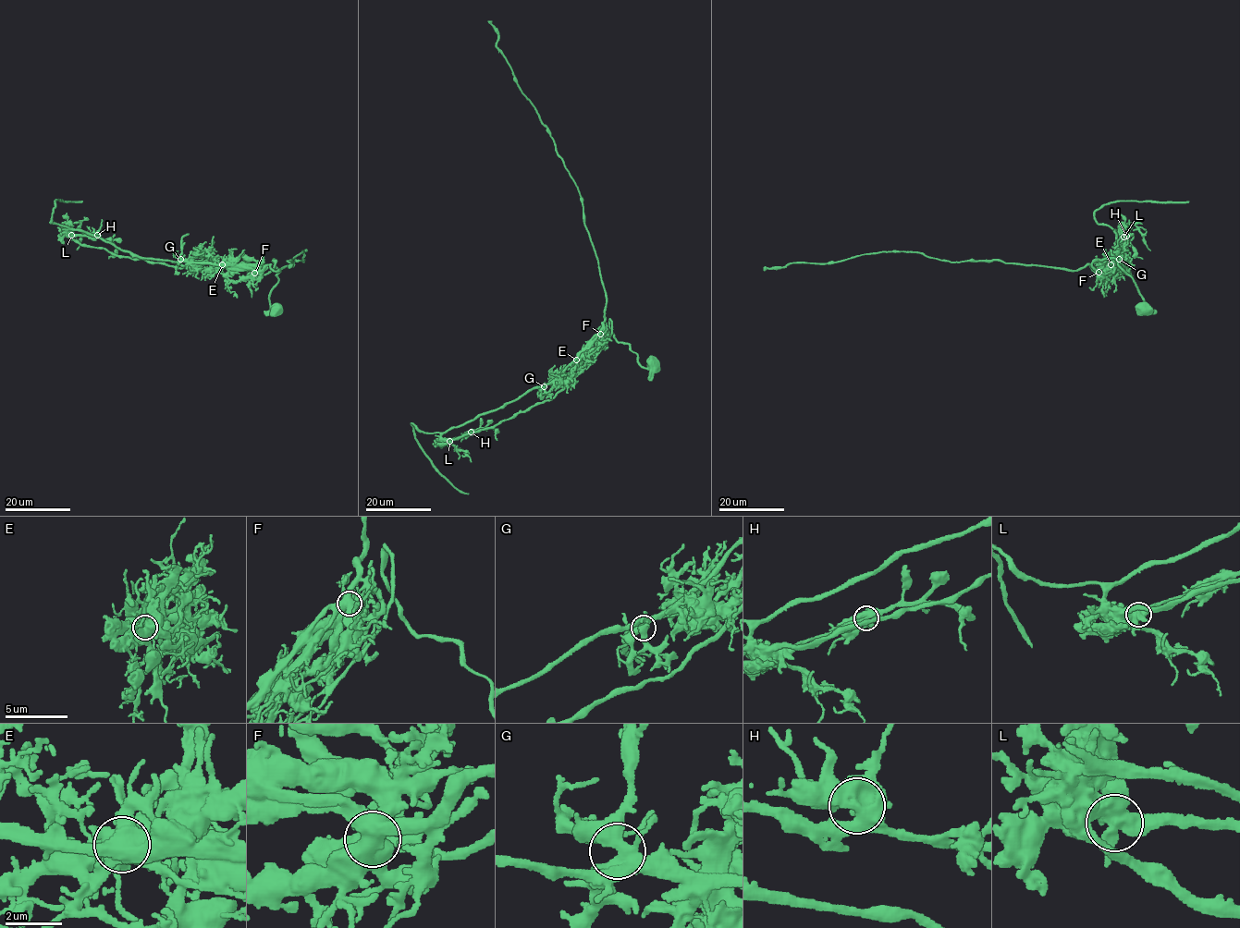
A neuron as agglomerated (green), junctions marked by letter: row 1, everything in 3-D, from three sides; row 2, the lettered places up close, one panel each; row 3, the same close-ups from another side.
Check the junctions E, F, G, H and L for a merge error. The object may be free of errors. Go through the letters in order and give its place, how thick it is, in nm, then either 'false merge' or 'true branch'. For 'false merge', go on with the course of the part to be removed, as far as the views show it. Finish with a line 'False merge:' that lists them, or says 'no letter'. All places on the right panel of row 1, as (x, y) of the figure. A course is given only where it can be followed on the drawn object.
E: place (1111, 264); calibre 600 nm; false merge; course (1111, 264), (1100, 264), (1097, 271), (1089, 264), (1066, 270), (999, 261), (945, 261), (898, 251), (763, 270)
F: place (1098, 272); calibre 600 nm; true branch
G: place (1119, 259); calibre 440 nm; true branch
H: place (1126, 236); calibre 550 nm; true branch
L: place (1123, 237); calibre 550 nm; true branch
False merge: E

